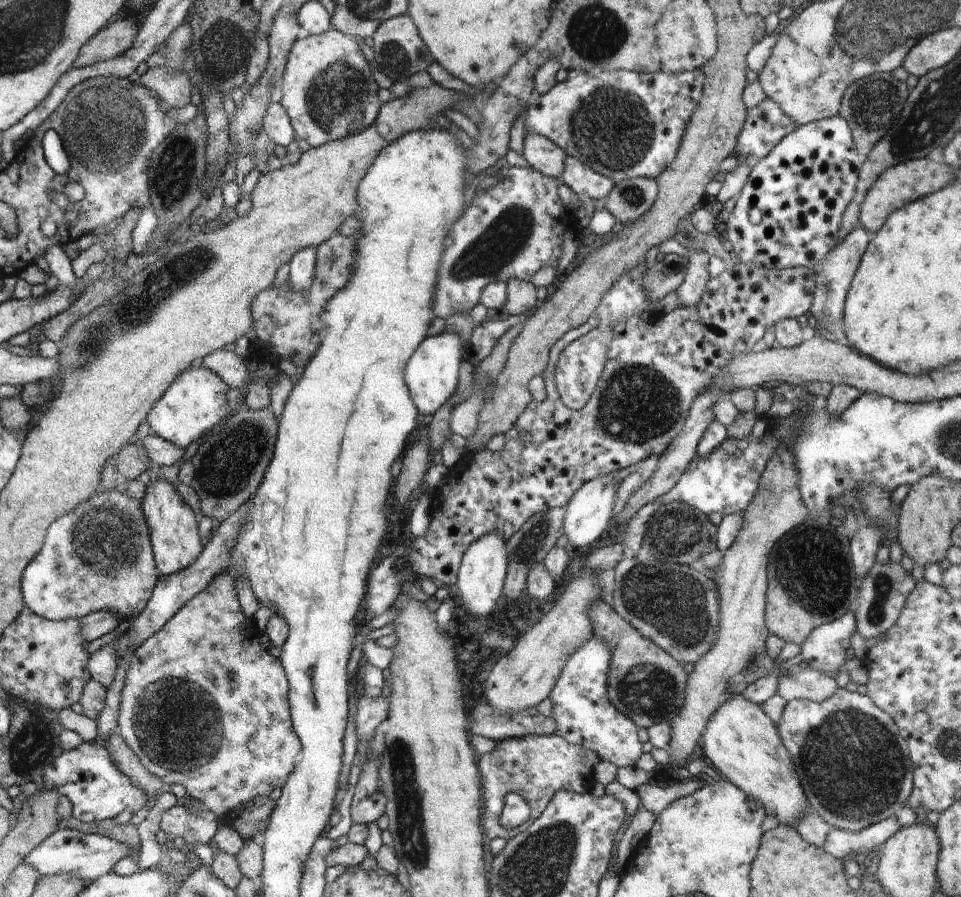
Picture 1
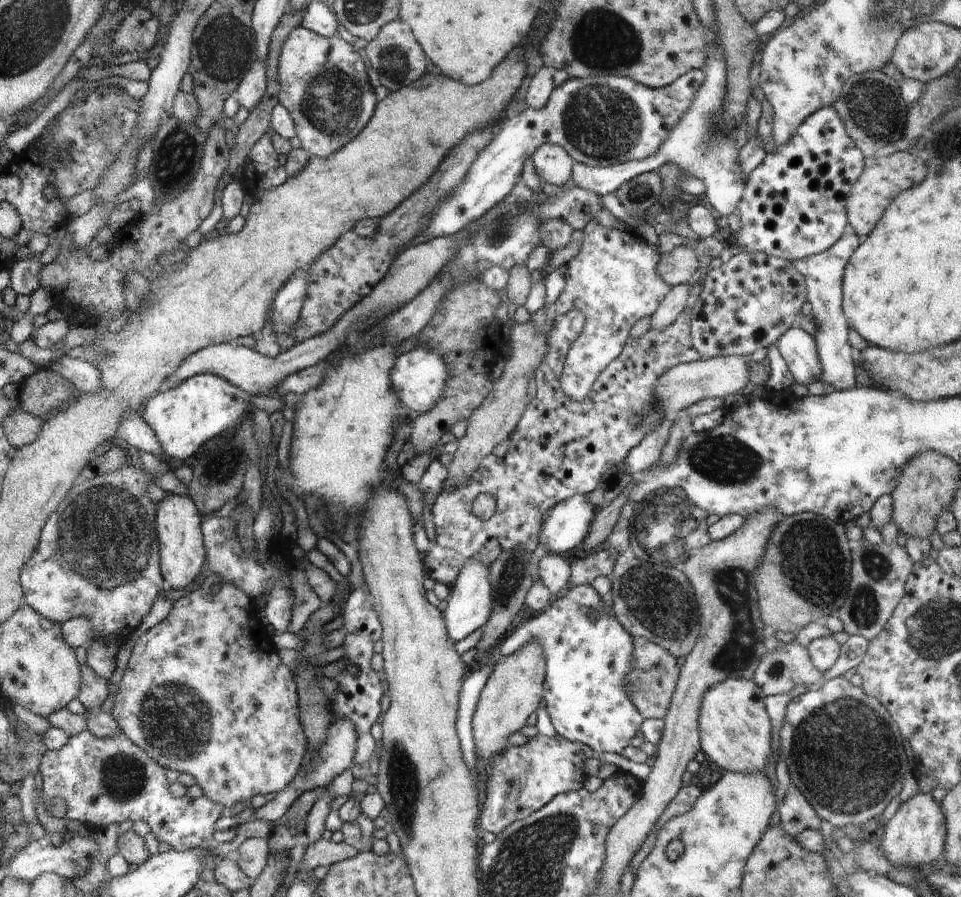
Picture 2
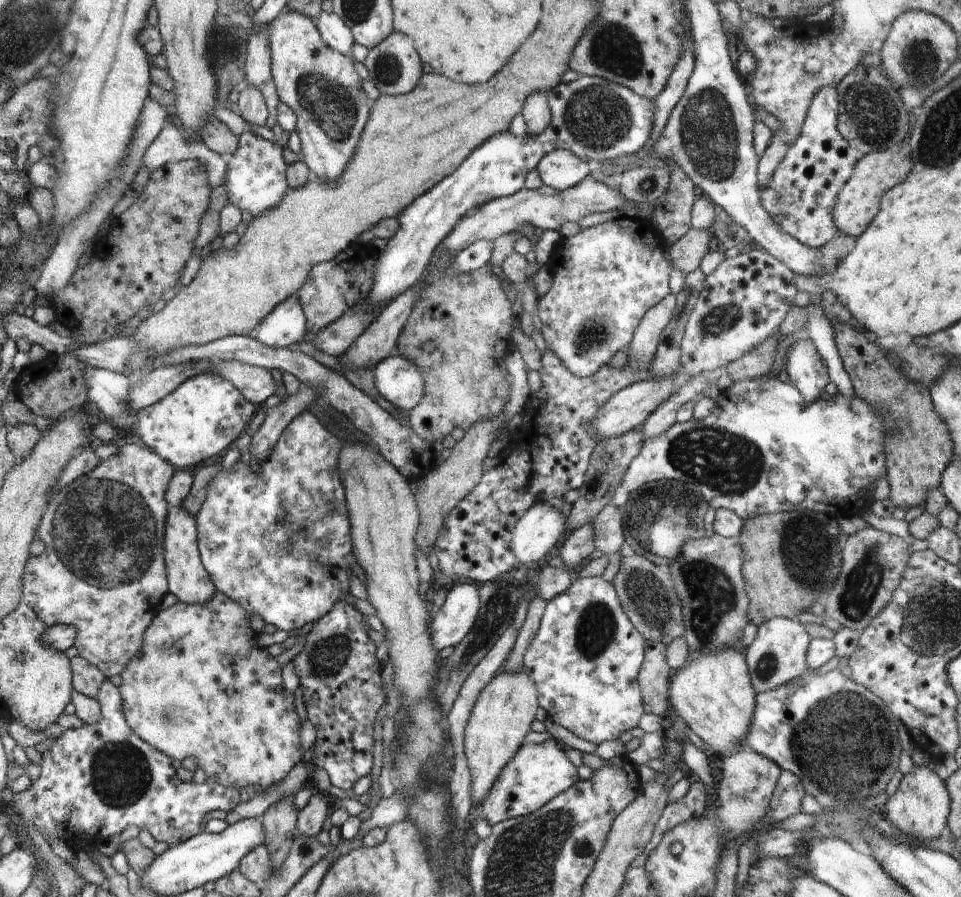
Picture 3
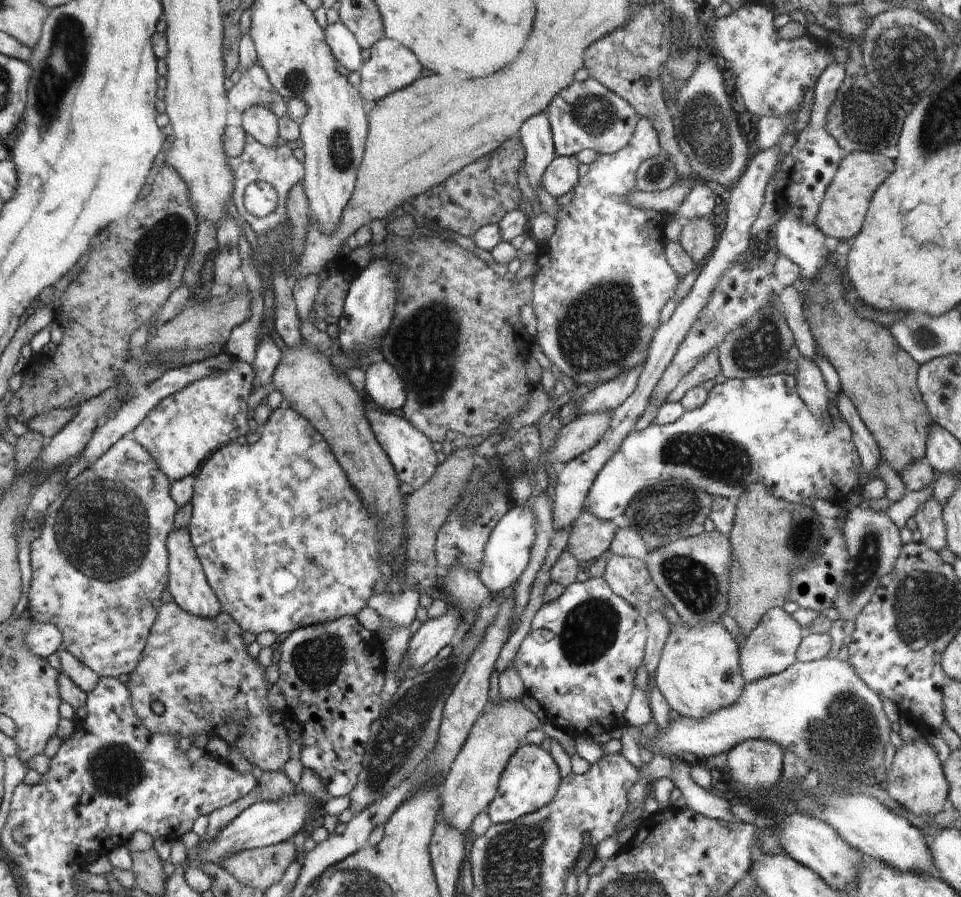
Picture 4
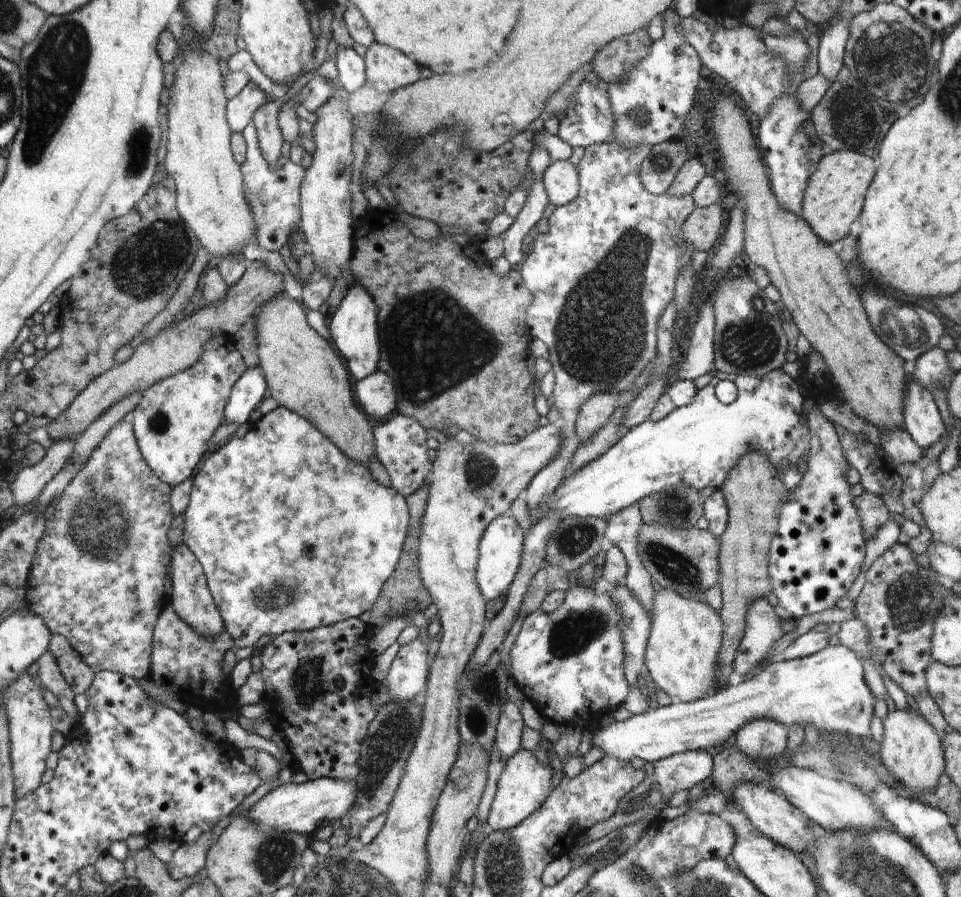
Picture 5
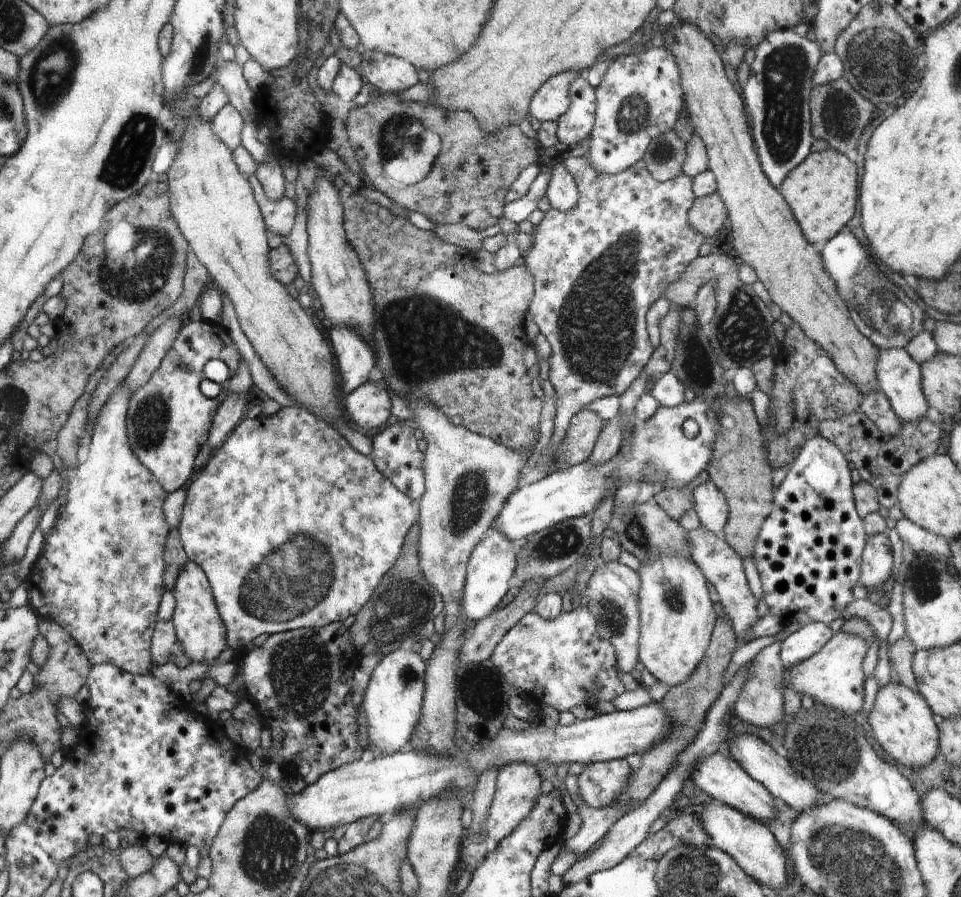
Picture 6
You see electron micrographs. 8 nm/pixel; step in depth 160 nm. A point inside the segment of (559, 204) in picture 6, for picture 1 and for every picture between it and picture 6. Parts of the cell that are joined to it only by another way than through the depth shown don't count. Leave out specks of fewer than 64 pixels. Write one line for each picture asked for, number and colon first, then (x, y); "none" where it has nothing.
1: (541, 154)
2: (552, 164)
3: (560, 169)
4: (561, 175)
5: (561, 179)

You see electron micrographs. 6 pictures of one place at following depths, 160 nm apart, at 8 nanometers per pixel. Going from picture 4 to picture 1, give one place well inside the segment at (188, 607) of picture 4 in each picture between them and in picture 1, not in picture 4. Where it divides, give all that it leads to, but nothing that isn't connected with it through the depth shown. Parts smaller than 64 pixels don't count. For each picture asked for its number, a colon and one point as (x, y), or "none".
1: (173, 526)
2: (182, 553)
3: (188, 580)

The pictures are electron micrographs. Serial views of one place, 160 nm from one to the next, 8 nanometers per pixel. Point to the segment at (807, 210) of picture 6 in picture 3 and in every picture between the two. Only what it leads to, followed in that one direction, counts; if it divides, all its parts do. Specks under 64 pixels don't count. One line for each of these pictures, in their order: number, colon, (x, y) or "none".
3: (857, 203)
4: (846, 201)
5: (835, 193)

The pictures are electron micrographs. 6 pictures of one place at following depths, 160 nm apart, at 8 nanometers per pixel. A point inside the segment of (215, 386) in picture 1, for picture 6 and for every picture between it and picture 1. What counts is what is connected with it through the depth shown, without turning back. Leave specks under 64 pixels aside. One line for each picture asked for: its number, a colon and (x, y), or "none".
2: (200, 408)
3: (205, 414)
4: (182, 430)
5: (174, 420)
6: (169, 418)

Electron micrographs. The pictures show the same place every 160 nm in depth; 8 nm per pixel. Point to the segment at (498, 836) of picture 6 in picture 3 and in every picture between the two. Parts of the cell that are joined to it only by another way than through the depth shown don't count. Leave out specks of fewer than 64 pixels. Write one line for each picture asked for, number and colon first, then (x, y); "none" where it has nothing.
3: (539, 772)
4: (530, 780)
5: (524, 785)

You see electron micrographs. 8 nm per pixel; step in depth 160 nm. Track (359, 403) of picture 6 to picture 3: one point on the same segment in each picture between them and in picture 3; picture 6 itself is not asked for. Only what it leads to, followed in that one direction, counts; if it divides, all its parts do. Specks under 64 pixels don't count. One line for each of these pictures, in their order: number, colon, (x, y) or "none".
3: (397, 380)
4: (385, 388)
5: (377, 393)

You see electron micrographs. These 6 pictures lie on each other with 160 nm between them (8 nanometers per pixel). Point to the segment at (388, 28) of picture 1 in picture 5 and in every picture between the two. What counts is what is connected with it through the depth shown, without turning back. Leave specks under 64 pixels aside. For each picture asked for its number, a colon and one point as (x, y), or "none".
2: (397, 57)
3: (394, 67)
4: (392, 66)
5: (387, 69)

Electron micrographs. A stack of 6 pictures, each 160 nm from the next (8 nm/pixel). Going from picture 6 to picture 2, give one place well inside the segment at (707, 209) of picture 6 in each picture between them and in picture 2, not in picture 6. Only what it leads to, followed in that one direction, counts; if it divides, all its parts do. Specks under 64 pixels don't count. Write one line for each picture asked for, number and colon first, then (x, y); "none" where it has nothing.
2: (677, 267)
3: (686, 254)
4: (698, 238)
5: (701, 228)

